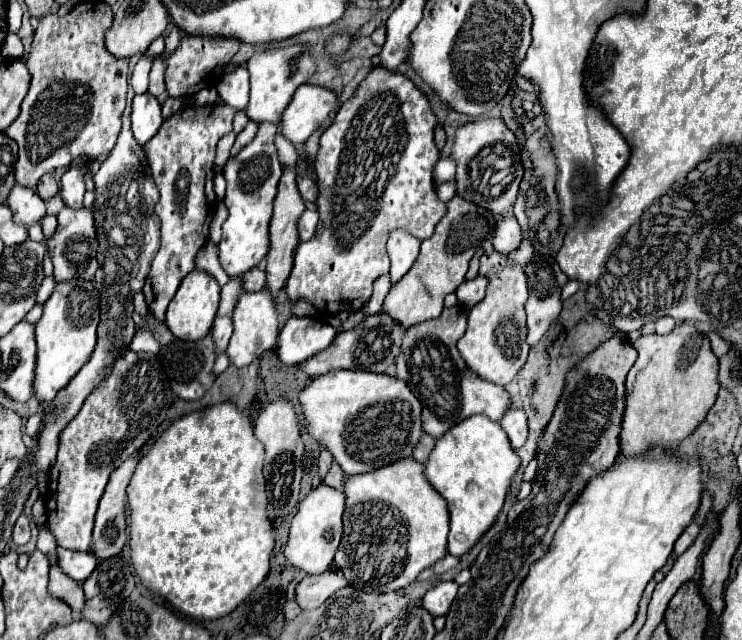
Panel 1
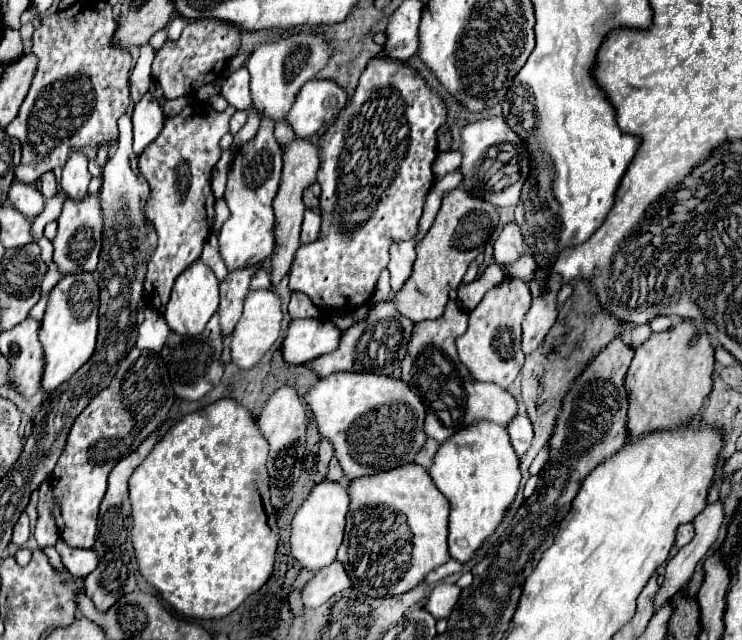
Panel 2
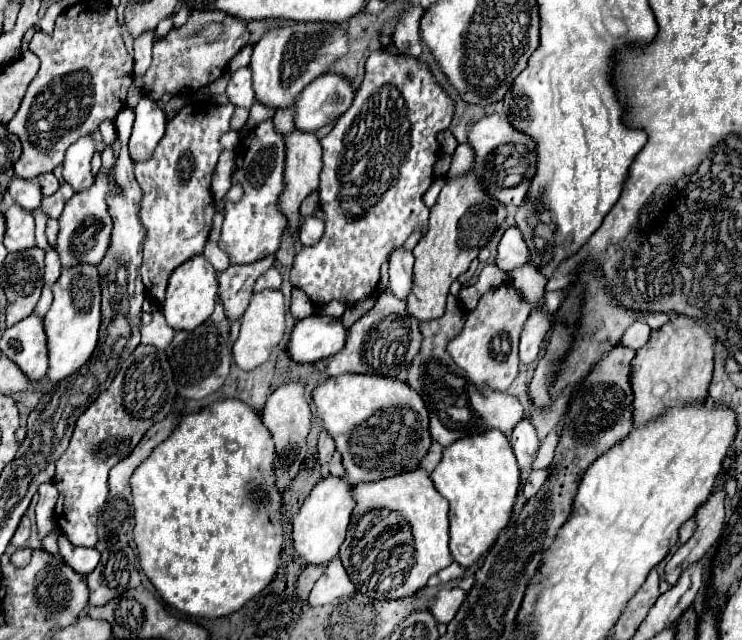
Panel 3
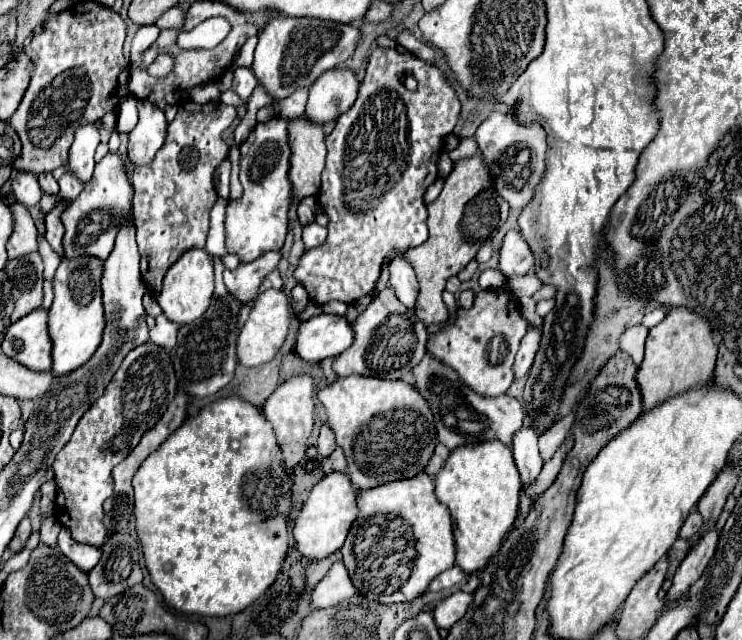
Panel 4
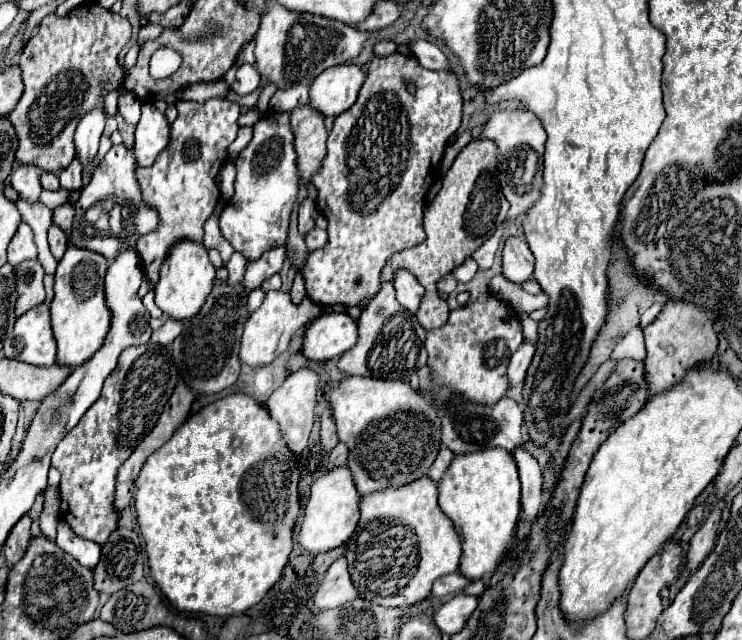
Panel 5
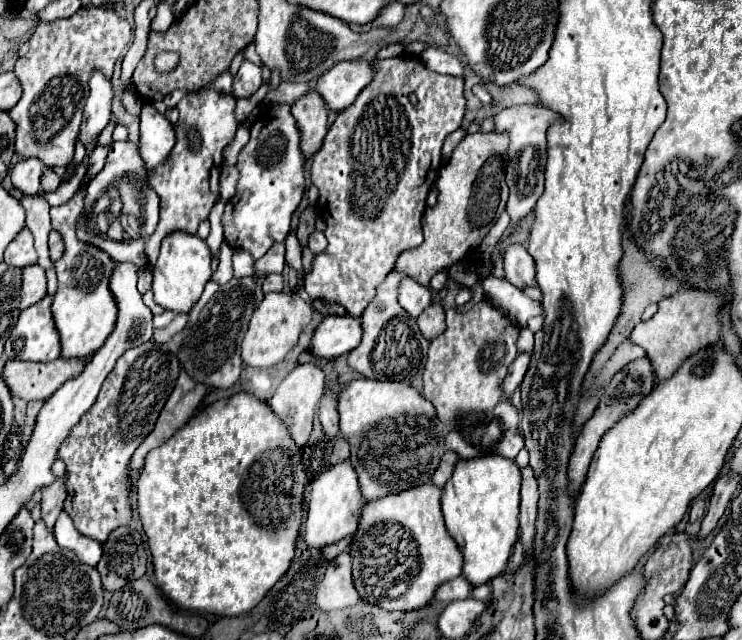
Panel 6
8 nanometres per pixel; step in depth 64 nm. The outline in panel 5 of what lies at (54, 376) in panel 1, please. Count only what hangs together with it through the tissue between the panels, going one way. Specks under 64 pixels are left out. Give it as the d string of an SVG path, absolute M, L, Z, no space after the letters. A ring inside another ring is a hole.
M68 242L68 250L56 268L56 284L54 284L54 300L50 304L52 330L58 342L56 362L66 366L80 366L94 356L94 352L104 344L104 336L108 334L112 312L106 304L104 296L104 276L108 270L108 260L98 252L76 248Z

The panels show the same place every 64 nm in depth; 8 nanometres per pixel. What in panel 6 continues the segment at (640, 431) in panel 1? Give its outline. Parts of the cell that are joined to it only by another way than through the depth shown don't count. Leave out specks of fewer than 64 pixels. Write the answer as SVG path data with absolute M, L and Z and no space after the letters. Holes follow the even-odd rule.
M680 286L676 294L670 298L664 298L658 304L658 312L648 320L636 324L636 328L630 334L630 342L638 344L646 350L648 358L652 360L654 372L658 380L670 378L676 368L696 350L716 344L720 336L720 308L724 304L726 294L720 290L702 290L702 288L692 288L692 286Z

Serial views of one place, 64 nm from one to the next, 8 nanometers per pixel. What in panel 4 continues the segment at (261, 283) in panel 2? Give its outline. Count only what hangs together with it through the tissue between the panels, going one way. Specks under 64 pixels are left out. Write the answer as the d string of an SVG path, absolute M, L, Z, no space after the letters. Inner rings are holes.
M274 270L272 274L268 274L268 276L264 278L264 282L262 282L262 286L260 286L260 292L268 290L268 288L274 288L274 290L280 290L280 288L282 288L282 278L280 278L278 270Z

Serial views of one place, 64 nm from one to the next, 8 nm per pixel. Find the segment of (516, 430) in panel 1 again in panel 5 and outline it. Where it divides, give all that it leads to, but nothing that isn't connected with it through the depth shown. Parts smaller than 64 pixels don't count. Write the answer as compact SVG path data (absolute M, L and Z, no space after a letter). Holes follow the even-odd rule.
M524 436L522 446L516 448L514 460L518 464L520 482L522 482L522 516L526 524L532 528L532 524L538 520L538 512L542 508L542 468L538 466L536 458L524 452L524 444L530 442L528 436Z

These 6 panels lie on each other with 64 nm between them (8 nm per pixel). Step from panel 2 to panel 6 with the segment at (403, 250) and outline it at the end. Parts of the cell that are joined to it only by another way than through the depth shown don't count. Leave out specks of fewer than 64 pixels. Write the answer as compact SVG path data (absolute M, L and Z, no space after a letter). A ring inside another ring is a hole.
M404 278L400 282L398 302L412 318L418 318L432 304L432 294L426 286L418 284L414 278Z

